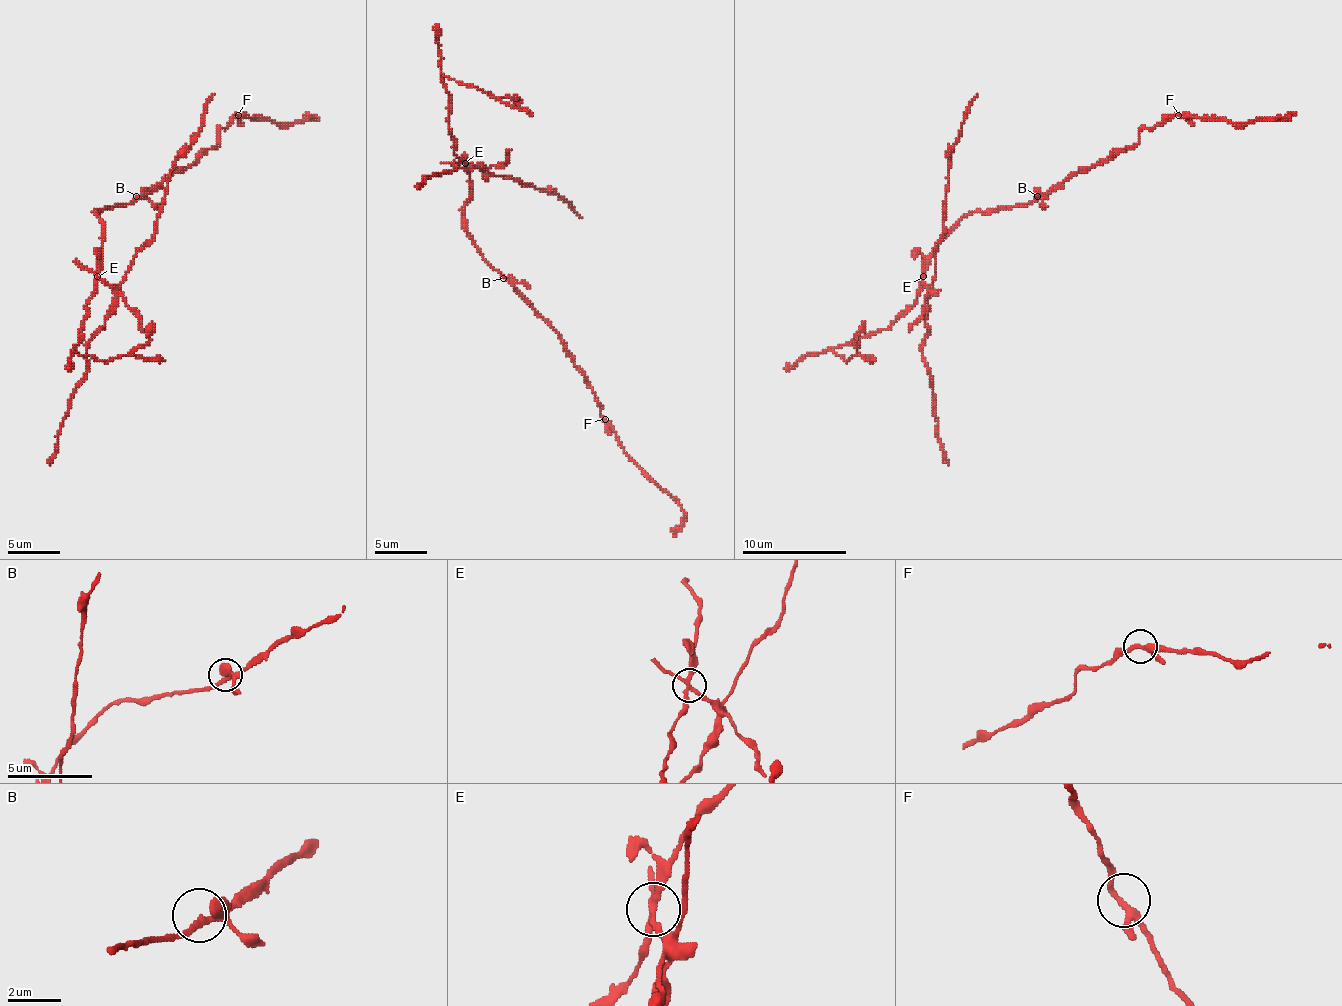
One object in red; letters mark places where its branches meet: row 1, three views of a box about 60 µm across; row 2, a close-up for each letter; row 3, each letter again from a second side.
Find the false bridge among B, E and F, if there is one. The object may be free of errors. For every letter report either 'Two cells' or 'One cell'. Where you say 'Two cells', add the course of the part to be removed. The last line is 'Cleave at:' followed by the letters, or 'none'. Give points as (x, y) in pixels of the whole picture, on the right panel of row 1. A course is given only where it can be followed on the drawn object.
B: One cell
E: Two cells. Course of the part to remove: (922, 277), (930, 285), (940, 238), (948, 152), (967, 107), (977, 94)
F: One cell
Cleave at: E

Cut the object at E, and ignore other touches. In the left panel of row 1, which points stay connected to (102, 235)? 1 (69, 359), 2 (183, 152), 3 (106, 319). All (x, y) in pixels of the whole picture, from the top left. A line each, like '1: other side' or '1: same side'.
1: same side
2: other side
3: other side

